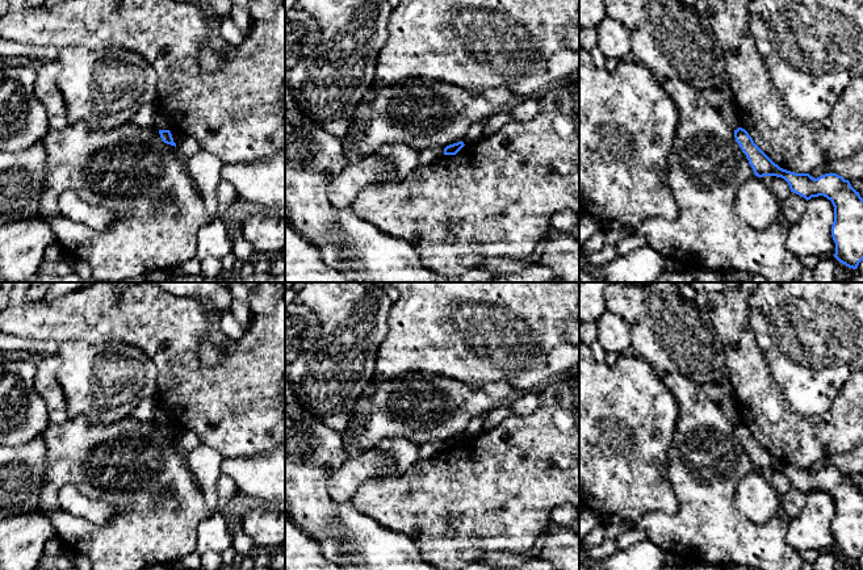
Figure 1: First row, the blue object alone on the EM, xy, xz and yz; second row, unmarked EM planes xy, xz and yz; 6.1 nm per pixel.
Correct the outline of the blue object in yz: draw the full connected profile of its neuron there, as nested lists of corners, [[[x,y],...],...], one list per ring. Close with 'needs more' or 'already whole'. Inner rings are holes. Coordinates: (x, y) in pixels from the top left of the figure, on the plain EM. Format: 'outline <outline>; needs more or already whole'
outline [[[734,424],[736,436],[746,449],[754,469],[784,473],[791,486],[804,491],[824,490],[834,500],[831,531],[835,537],[834,552],[849,562],[856,563],[863,554],[863,493],[849,474],[837,468],[825,468],[817,473],[809,468],[795,468],[775,458],[753,435],[749,427]]]; already whole

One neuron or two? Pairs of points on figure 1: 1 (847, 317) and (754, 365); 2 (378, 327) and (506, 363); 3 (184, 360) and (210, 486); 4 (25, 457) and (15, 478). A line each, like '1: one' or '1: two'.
1: two
2: two
3: two
4: one

